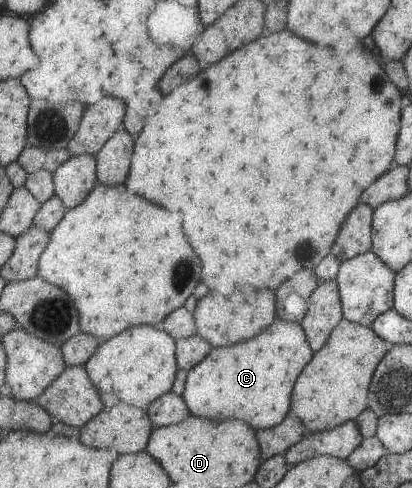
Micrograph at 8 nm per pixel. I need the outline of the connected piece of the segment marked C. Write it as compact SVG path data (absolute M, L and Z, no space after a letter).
M273 320L257 336L209 350L186 373L183 400L191 415L214 421L239 419L251 428L268 429L290 413L290 396L297 375L312 357L300 323Z

